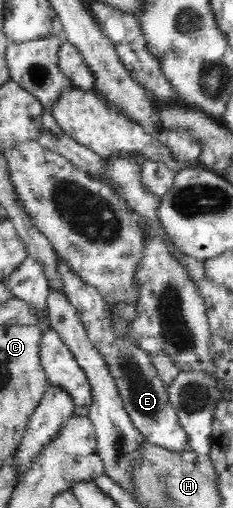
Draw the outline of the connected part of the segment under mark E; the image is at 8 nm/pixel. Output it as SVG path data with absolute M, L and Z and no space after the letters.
M58 256L57 271L63 279L63 291L76 308L81 324L86 328L88 341L95 347L95 351L101 354L112 379L115 380L119 396L122 398L125 410L131 417L134 427L151 444L159 445L170 451L187 450L186 432L180 425L176 410L170 403L168 389L158 377L158 370L153 365L152 358L141 351L138 345L119 335L119 331L113 327L111 320L111 311L109 311L111 304L103 298L98 288L83 282Z

